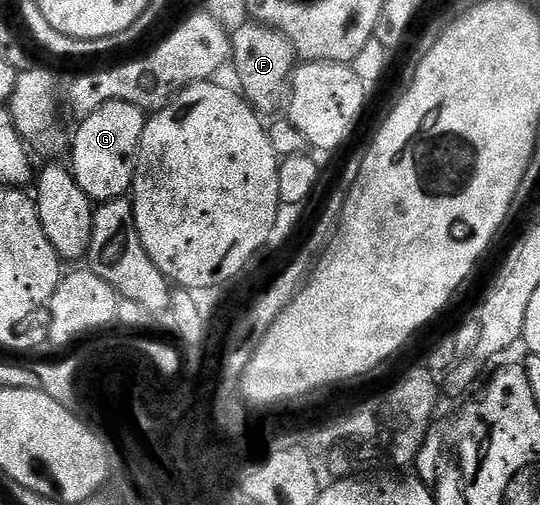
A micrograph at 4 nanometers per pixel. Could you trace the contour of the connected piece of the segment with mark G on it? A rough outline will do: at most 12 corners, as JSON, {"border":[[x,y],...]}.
{"border":[[108,101],[71,137],[90,201],[132,190],[146,110]]}

